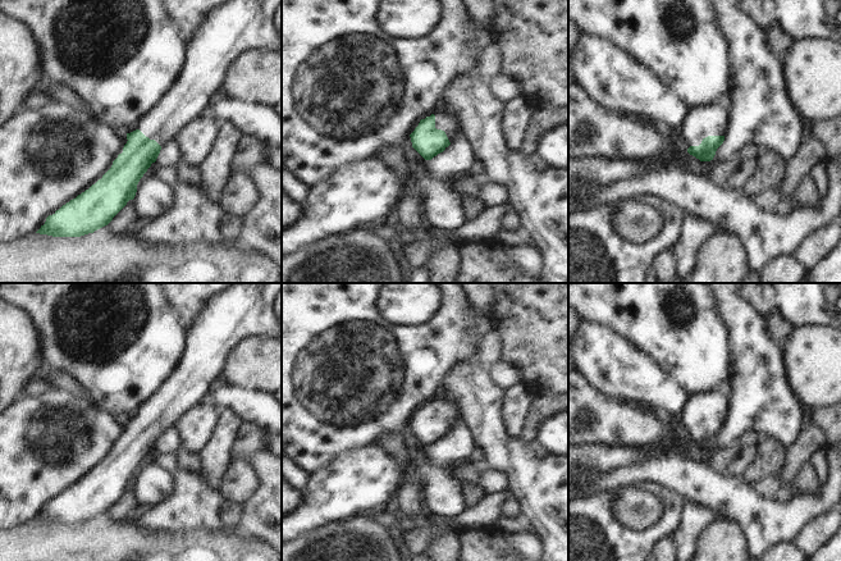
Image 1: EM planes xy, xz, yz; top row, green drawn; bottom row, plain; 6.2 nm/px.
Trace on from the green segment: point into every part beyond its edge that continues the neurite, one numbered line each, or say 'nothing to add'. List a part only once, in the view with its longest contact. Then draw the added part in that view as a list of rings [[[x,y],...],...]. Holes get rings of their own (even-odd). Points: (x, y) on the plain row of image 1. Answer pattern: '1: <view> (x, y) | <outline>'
1: yz (702, 409) | [[[730,391],[714,394],[690,396],[680,420],[681,434],[687,437],[690,433],[699,433],[708,423],[726,423],[730,414]]]

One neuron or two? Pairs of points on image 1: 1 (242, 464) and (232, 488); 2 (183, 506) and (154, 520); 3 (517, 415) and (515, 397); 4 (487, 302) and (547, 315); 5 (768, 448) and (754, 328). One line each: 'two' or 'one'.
1: one
2: one
3: one
4: two
5: two

